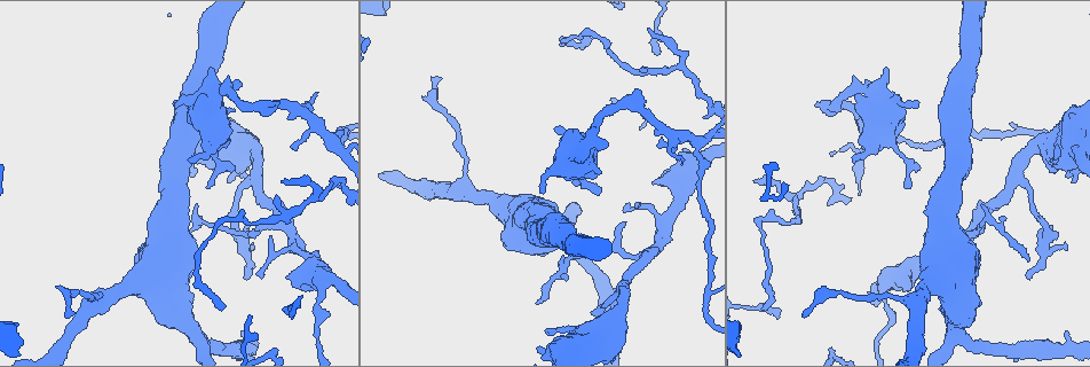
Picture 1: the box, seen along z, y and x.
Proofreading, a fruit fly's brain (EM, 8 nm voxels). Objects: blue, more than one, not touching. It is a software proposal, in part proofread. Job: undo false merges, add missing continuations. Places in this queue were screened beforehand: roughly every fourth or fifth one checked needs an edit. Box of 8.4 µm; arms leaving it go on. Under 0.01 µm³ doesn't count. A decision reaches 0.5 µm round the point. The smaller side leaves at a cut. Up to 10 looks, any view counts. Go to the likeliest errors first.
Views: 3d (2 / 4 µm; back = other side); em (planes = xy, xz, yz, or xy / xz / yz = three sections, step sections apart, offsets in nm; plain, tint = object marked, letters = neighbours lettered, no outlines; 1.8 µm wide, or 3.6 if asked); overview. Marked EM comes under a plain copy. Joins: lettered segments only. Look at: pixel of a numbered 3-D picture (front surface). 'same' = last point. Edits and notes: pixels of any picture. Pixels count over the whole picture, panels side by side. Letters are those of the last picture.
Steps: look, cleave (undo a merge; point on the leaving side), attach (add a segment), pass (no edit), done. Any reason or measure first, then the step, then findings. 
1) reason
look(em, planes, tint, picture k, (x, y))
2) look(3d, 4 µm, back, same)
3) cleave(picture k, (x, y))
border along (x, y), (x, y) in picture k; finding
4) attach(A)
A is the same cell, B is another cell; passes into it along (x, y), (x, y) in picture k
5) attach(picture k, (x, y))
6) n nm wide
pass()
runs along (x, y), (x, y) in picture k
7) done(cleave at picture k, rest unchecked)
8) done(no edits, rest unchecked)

abrupt turn
look(em, planes, letters, picture 1, (330, 139))

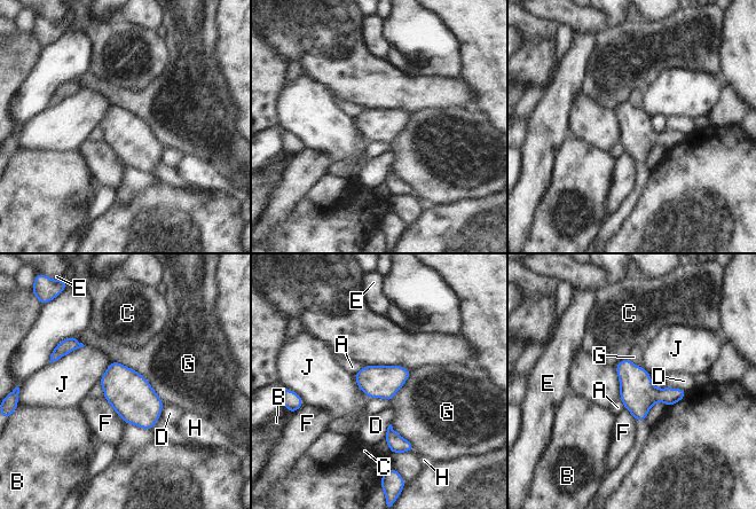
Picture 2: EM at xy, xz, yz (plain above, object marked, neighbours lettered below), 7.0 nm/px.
220 nm wide
pass()
A, B, C, D, E, F, G, H and J are other cells; border along (85, 345), (49, 362) in picture 2; one neuron here

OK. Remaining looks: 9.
branch stops here
look(em, planes, letters, picture 1, (1064, 244))

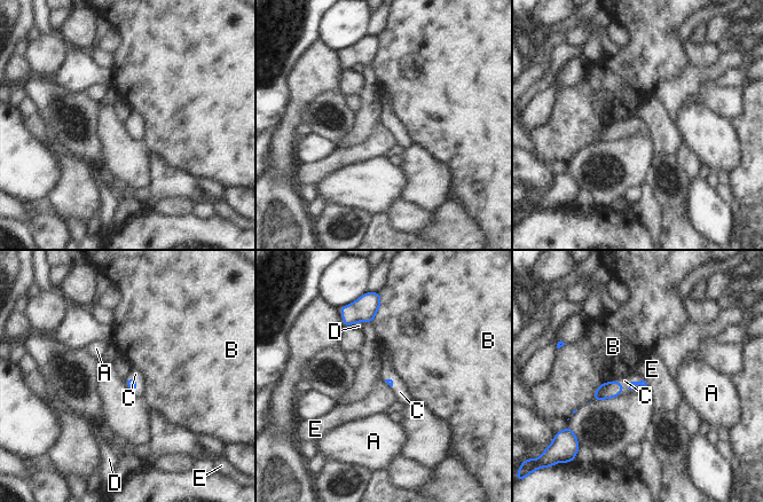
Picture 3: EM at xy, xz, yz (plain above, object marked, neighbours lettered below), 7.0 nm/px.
attach(C)
C is the same cell, A, B, D and E are other cells; passes into it along (643, 383), (632, 382), (624, 381) in picture 3; it goes on there

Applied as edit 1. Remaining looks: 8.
thick turns thin
look(3d, 4 µm, picture 1, (868, 95))

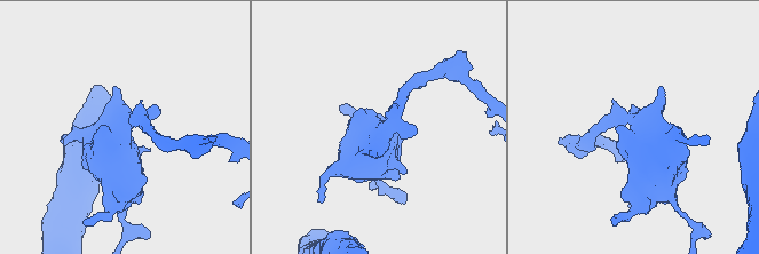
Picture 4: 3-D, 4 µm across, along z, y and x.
look(em, 3.6 µm, yz, step 8, letters, picture 4, (636, 124))

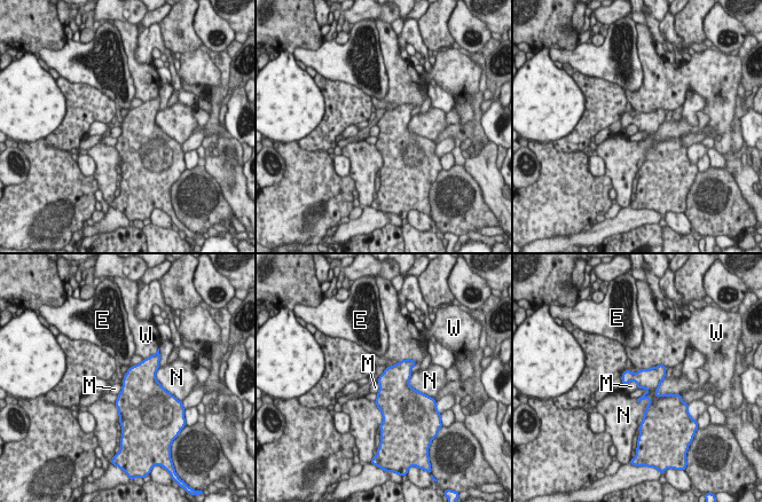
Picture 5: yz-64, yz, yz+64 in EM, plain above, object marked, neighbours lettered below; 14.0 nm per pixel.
look(em, 3.6 µm, planes, letters, same)

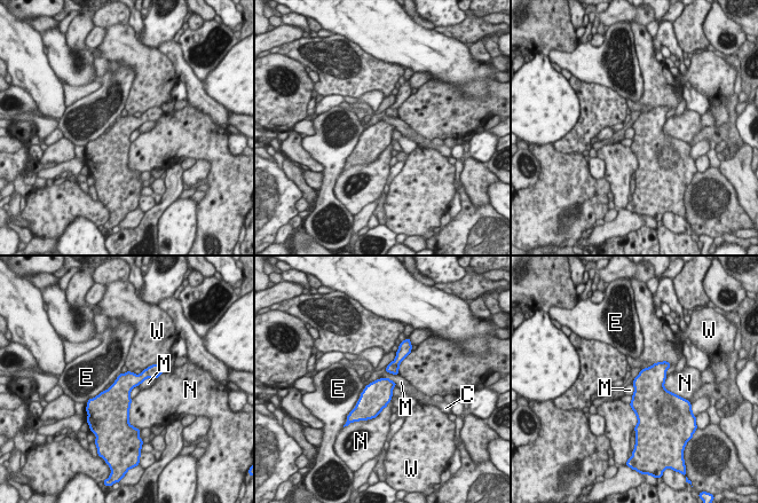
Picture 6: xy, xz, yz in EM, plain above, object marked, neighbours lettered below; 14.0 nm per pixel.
pass()
C, E, M, N and W are other cells; border along (156, 378), (145, 378), (137, 386) in picture 6; all the same neuron

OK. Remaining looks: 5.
small branch off a trunk
look(em, planes, letters, picture 1, (463, 189))

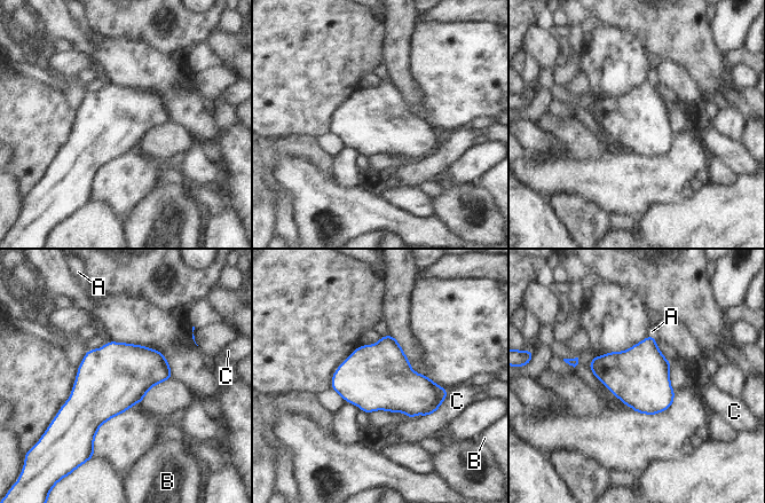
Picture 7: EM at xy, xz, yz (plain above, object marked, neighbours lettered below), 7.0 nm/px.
420 nm wide
attach(A)
A is the same cell, B and C are other cells; passes into it along (641, 371), (654, 338), (652, 331) in picture 7; the neuron continues

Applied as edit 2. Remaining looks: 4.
done(attach at picture 3, attach at picture 7, rest unchecked)

